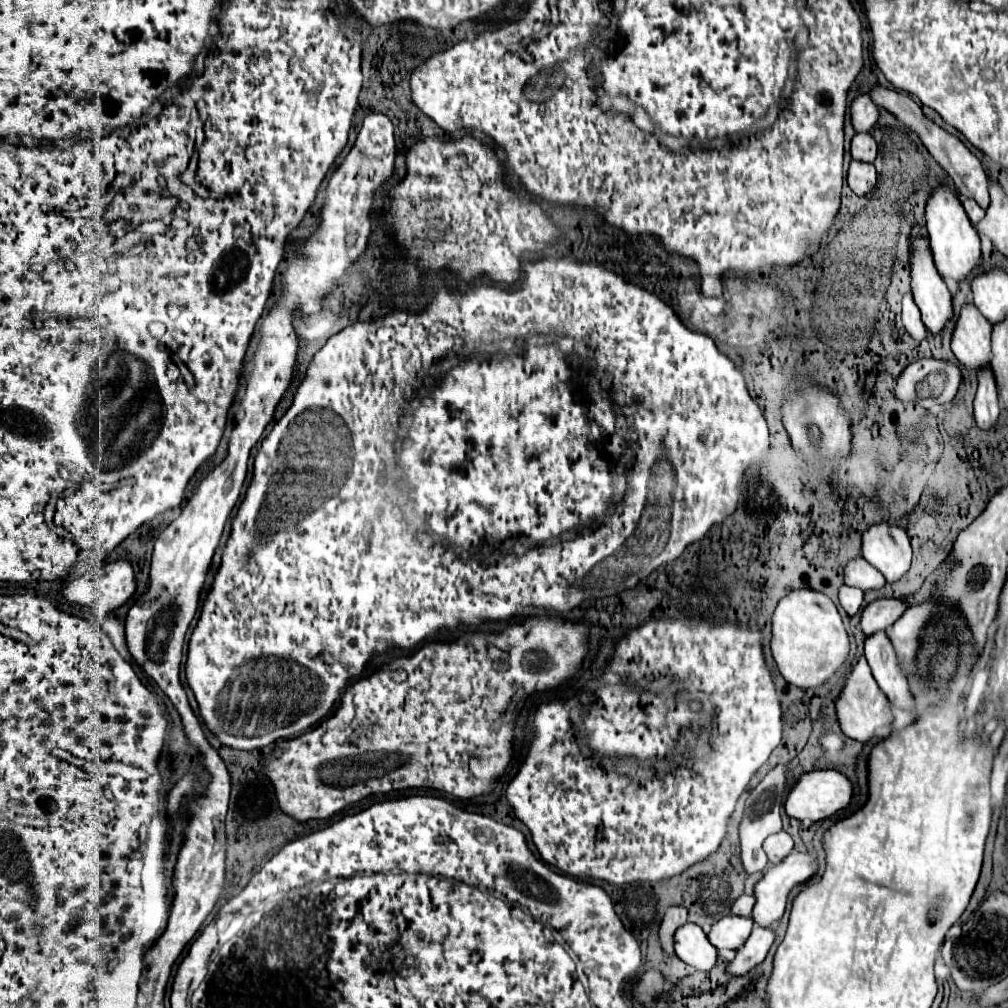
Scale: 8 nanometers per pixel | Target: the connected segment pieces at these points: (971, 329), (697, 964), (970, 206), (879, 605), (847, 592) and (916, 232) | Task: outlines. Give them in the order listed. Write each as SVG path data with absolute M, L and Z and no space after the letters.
M967 304L955 324L951 348L959 364L979 374L991 366L991 332L993 326L979 314L979 310Z
M691 922L675 932L675 952L685 964L699 972L711 972L717 964L717 948L711 946L707 934Z
M961 198L961 204L963 204L963 208L965 208L965 212L967 212L967 216L969 216L969 220L971 220L973 224L977 224L977 222L985 216L985 210L983 210L975 200Z
M883 598L883 600L875 600L871 602L865 610L863 610L863 618L861 618L861 628L867 636L885 630L887 626L891 626L905 610L909 608L909 604L901 598Z
M841 586L839 590L839 600L841 606L849 616L855 616L863 608L863 590L851 588L851 586Z
M913 228L913 254L911 254L911 292L913 292L913 298L915 298L915 304L919 306L921 310L921 318L923 318L923 324L925 328L939 336L943 334L943 330L949 326L949 322L953 320L953 306L951 306L951 294L943 282L943 278L939 276L935 264L933 264L933 258L927 250L927 240L923 236L923 232L919 228Z

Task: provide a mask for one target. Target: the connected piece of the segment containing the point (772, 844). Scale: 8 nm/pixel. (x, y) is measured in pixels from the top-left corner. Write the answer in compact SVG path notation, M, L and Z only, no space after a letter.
M777 832L765 840L763 848L769 856L769 862L779 864L783 860L783 856L787 856L793 850L793 838L787 832Z

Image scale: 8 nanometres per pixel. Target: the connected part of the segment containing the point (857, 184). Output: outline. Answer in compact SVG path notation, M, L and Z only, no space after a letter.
M851 160L849 172L847 172L847 182L849 182L849 188L851 188L857 196L869 194L869 192L875 188L875 182L877 182L875 166L869 164L869 162L865 164L865 162Z

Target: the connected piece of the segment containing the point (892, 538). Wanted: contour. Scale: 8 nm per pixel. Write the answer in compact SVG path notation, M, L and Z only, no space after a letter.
M871 526L863 534L863 556L887 582L897 582L911 568L909 536L901 526Z

